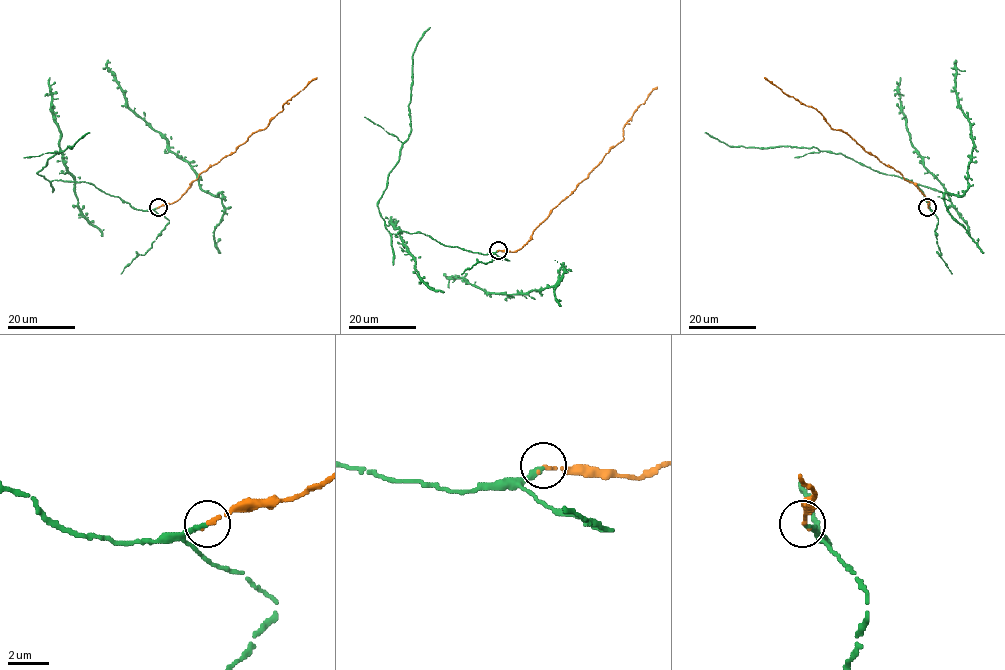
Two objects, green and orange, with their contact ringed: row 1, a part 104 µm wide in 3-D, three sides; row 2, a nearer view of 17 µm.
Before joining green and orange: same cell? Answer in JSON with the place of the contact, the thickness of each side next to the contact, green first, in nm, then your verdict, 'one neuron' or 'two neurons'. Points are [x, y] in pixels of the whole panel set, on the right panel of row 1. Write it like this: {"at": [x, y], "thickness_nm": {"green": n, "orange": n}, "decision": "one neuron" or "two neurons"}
{"at": [927, 207], "thickness_nm": {"green": 300, "orange": 200}, "decision": "one neuron"}

